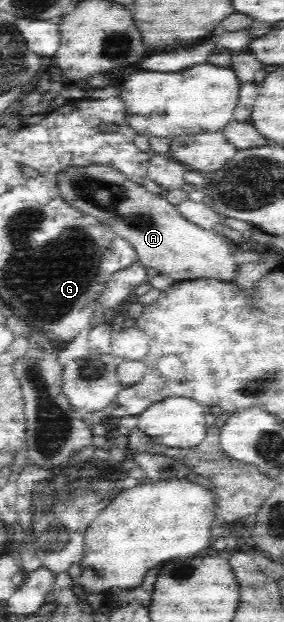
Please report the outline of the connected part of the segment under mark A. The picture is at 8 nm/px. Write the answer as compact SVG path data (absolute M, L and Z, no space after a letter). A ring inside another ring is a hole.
M66 167L58 174L58 193L74 209L94 217L112 230L116 238L127 241L147 269L156 268L159 274L168 275L175 282L207 278L234 282L236 278L237 252L220 231L198 228L181 216L179 206L127 180L115 168Z

